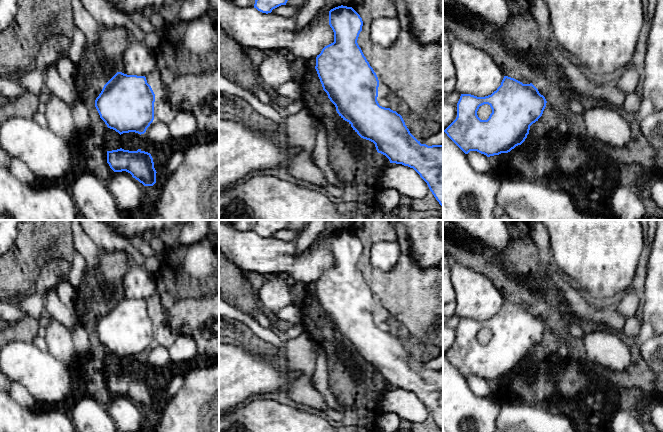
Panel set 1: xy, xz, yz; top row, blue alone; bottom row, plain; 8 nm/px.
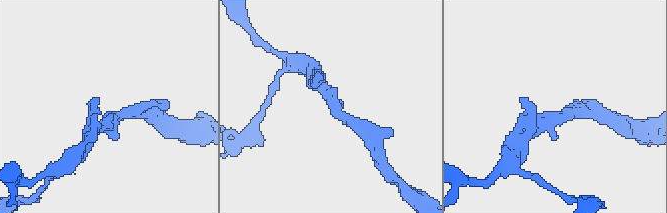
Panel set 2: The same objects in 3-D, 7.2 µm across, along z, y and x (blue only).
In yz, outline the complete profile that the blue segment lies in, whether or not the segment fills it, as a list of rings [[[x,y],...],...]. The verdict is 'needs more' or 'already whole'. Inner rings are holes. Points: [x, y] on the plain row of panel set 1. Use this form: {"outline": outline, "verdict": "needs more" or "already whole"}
{"outline": [[[504,300],[501,309],[491,319],[477,321],[461,318],[457,327],[456,343],[443,355],[465,377],[477,375],[487,381],[508,377],[521,369],[529,358],[530,350],[538,345],[546,331],[546,323],[532,308]],[[488,328],[492,337],[487,344],[481,344],[477,335]]], "verdict": "already whole"}

